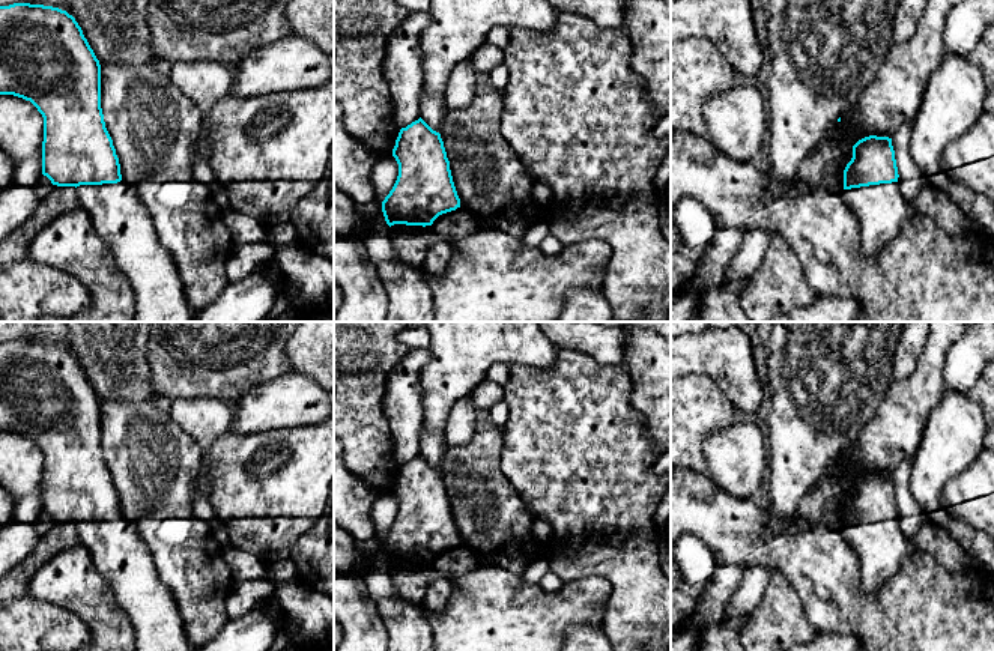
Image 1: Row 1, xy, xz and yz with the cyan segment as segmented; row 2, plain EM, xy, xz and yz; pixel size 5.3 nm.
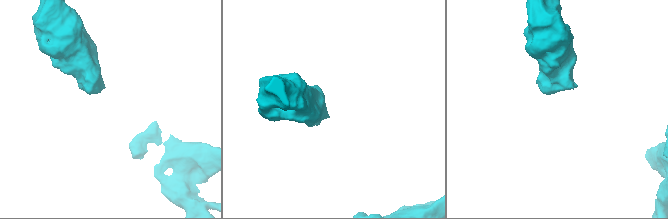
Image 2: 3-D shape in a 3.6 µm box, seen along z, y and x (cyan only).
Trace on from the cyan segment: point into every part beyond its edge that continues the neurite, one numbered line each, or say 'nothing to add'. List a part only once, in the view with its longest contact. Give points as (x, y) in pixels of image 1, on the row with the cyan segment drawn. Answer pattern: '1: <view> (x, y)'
1: yz (880, 209)

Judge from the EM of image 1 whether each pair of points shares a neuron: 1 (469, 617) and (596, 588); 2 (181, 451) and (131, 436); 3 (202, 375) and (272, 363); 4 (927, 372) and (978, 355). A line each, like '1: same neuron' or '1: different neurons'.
1: same neuron
2: same neuron
3: same neuron
4: different neurons

